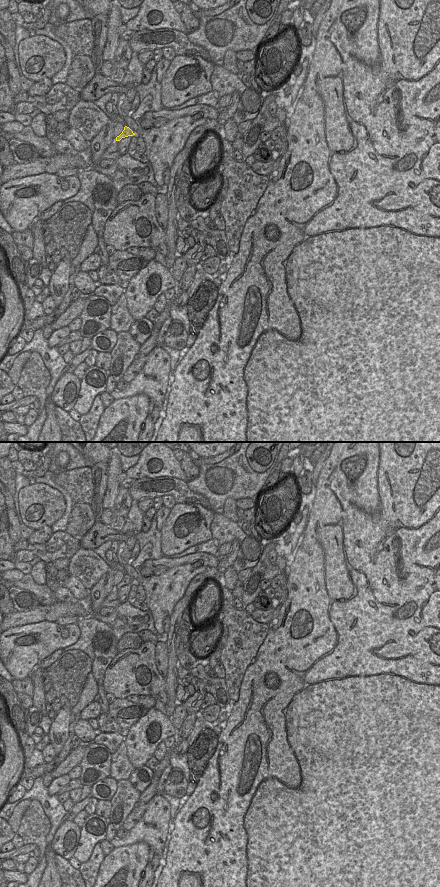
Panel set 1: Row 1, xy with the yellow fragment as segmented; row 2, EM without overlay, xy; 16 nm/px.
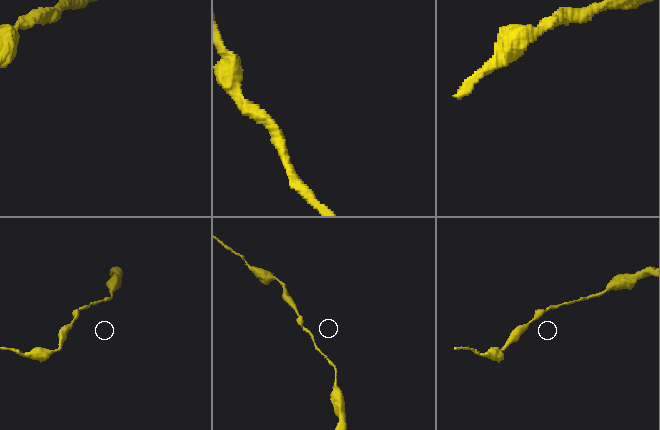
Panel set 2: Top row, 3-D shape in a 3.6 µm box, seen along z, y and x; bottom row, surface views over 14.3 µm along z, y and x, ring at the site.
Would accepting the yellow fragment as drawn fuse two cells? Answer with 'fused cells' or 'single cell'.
single cell

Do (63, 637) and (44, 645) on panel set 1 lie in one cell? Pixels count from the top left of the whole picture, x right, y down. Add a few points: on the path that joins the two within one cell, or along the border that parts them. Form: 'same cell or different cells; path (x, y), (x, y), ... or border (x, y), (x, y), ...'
same cell; path (58, 637), (52, 637), (49, 640)

